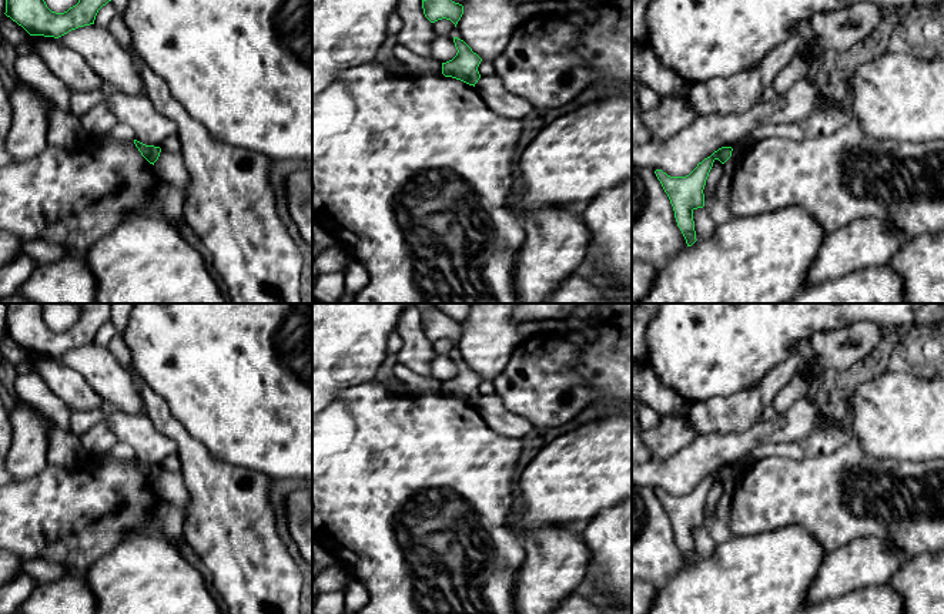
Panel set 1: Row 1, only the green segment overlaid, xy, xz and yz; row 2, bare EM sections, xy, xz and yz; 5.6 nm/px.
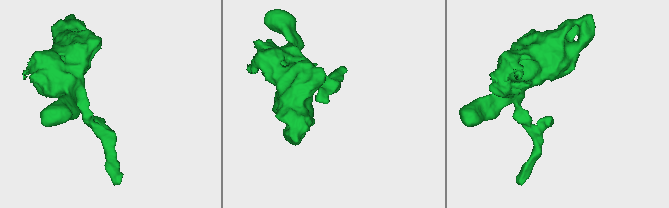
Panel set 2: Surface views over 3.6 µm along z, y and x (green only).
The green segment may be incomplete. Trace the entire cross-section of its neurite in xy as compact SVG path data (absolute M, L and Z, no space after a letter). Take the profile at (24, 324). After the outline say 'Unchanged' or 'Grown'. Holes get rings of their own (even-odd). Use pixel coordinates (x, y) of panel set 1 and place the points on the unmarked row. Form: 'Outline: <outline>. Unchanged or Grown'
Outline: M7 303L6 335L21 345L30 355L58 358L78 346L94 343L98 329L111 321L110 303L76 303L81 308L80 319L64 332L51 331L43 318L44 303Z. Unchanged

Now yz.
Outline: M722 466L710 476L704 477L686 496L670 496L662 489L655 493L667 513L674 530L677 546L680 547L687 566L692 566L696 558L693 530L704 526L704 504L713 482L719 479L724 483L732 476L732 466Z. Unchanged

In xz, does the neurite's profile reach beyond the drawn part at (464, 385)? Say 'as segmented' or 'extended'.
as segmented

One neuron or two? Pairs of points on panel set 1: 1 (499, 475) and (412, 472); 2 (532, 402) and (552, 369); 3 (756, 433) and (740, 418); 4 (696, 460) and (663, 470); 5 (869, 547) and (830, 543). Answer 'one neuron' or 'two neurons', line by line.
1: one neuron
2: one neuron
3: two neurons
4: one neuron
5: two neurons

